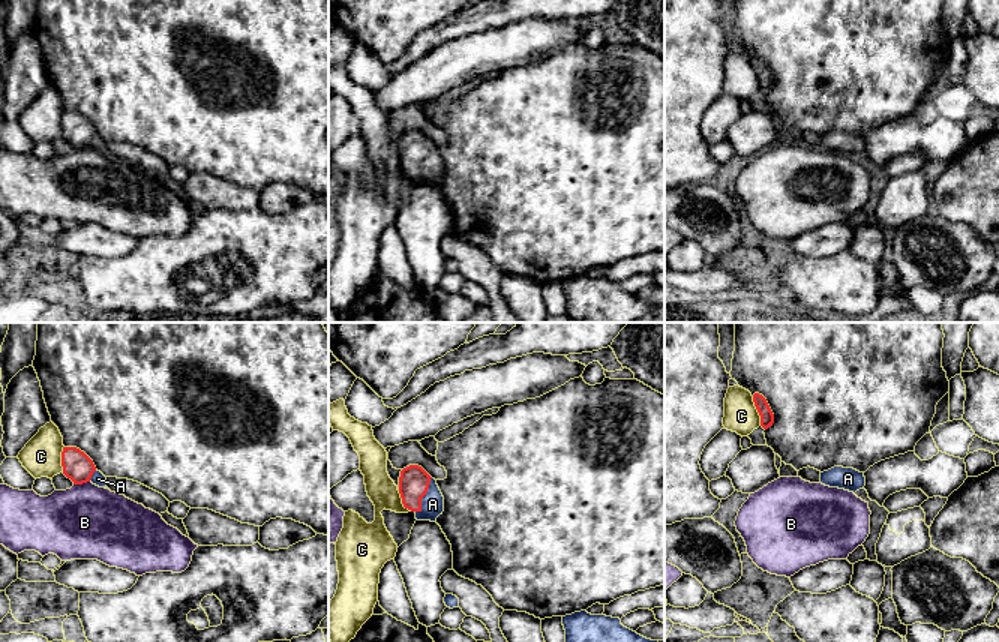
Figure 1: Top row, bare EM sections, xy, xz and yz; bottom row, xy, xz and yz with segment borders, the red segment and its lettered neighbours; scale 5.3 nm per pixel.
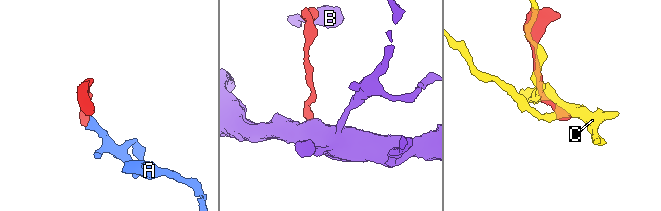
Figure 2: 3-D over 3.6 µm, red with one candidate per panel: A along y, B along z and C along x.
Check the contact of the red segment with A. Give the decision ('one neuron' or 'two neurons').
one neuron

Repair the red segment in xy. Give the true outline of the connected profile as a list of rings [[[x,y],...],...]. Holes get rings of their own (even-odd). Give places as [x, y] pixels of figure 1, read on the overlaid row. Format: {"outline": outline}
{"outline": [[[63,447],[62,452],[63,474],[74,482],[82,484],[92,482],[99,488],[106,488],[106,477],[96,470],[93,460],[76,447]]]}

